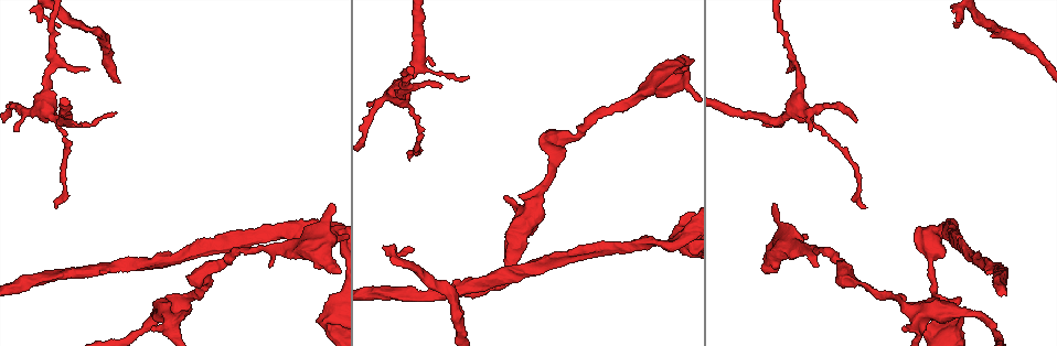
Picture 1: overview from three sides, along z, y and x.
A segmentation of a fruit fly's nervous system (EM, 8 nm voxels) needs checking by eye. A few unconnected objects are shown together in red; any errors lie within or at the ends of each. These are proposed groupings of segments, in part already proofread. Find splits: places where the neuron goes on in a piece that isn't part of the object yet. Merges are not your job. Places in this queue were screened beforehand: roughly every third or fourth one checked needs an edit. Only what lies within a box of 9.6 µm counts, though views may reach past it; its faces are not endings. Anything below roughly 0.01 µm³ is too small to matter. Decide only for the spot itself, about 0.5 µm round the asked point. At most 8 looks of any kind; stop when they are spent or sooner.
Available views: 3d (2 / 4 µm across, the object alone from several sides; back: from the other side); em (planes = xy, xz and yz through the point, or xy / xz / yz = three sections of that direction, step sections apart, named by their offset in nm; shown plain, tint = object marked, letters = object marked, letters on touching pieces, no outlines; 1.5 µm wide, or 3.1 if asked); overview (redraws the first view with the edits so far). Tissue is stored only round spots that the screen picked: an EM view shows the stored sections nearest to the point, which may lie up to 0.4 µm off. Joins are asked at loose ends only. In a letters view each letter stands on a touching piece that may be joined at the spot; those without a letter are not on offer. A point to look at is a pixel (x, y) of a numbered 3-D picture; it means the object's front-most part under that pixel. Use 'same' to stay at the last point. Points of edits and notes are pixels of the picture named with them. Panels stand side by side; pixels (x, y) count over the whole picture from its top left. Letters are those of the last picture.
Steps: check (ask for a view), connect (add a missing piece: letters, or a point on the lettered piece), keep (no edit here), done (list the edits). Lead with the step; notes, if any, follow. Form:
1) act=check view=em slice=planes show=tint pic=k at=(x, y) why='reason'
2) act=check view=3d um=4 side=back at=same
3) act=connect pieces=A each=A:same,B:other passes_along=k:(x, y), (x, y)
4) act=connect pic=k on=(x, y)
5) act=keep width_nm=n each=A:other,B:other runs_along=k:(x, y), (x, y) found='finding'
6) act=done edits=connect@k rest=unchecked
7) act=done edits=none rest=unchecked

act=check view=em slice=xy step=4 show=letters pic=1 at=(810, 130) why='branch stops here'

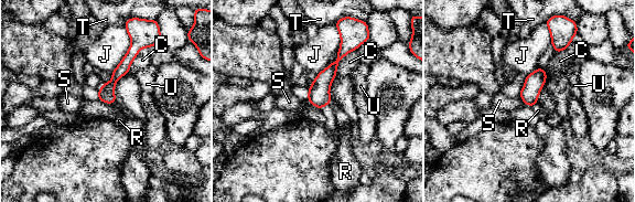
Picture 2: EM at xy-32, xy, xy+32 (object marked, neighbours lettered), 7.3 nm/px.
act=check view=em slice=yz step=4 show=letters at=same

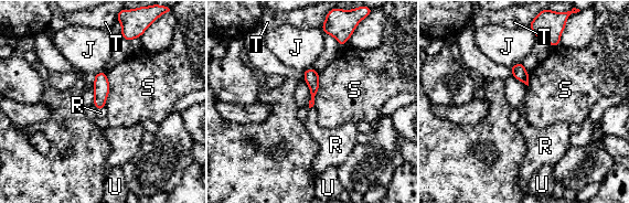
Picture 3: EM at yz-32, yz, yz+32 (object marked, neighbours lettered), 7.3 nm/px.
act=keep each=J:other,R:other,S:other,T:other,U:other border=3:(107, 74), (109, 91), (103, 108) found='no lettered piece goes on from it'

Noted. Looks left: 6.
act=check view=em slice=planes show=plain pic=1 at=(58, 28) why='end of a long branch'

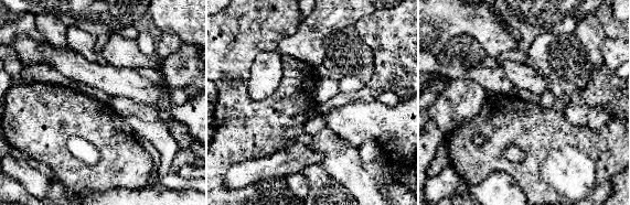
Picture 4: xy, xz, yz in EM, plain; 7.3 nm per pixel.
act=check view=em slice=planes show=letters at=same why='what lies round it'

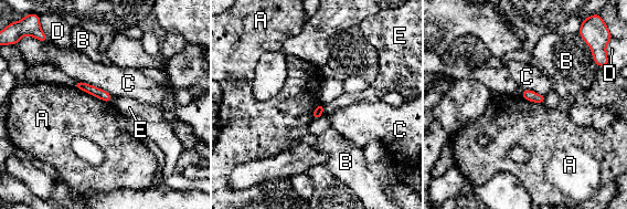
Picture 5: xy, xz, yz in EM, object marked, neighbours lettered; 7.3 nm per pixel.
act=keep longest_contact=A:300nm each=A:other,B:other,C:other,D:other,E:other found='no lettered piece goes on from it'

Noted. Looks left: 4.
act=check view=3d um=2 pic=1 at=(519, 196) why='stops while still wide'

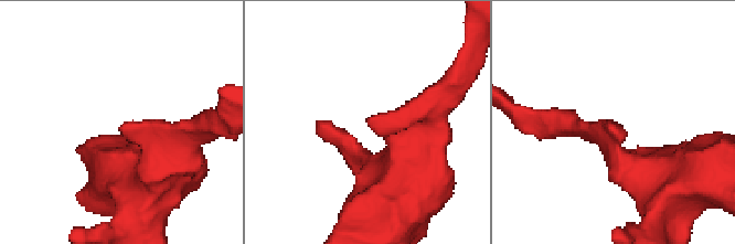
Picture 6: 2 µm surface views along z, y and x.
act=check view=em slice=yz step=4 show=tint pic=6 at=(372, 118) why='need the tissue'

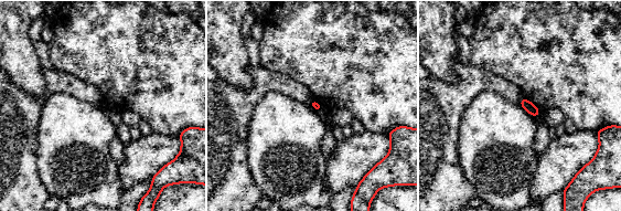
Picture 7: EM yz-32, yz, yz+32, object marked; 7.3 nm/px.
act=check view=em slice=planes show=letters at=same

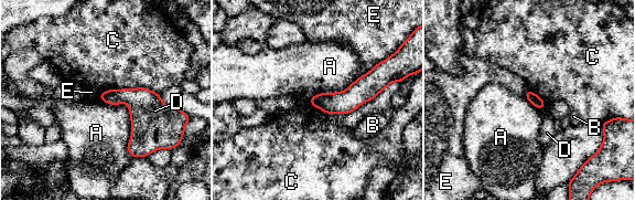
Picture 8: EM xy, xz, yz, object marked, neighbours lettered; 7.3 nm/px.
act=keep each=A:other,B:other,C:other,D:other,E:other runs_along=8:(381, 82), (345, 102), (313, 102) found='none of them fits'

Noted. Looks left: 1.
act=done edits=none rest=unchecked

